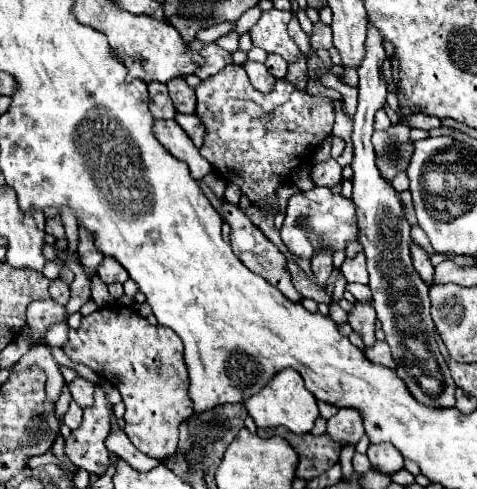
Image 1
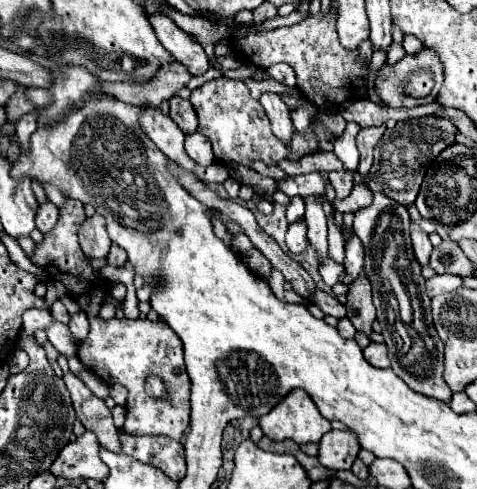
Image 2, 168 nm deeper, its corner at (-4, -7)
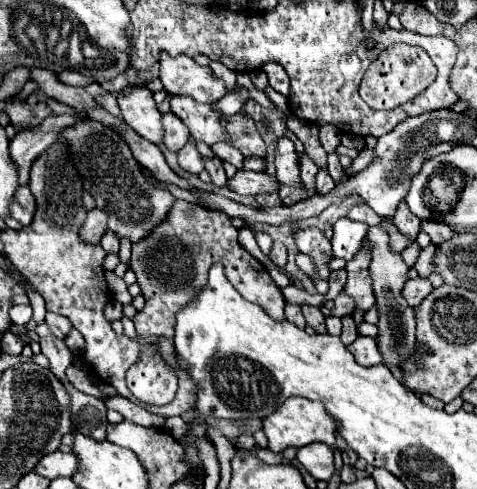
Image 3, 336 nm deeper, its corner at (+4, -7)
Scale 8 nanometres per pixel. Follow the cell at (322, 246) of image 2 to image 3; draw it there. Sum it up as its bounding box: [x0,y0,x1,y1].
[300,155,318,197]

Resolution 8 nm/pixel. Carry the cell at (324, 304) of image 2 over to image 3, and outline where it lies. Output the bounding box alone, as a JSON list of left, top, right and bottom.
[332,293,354,317]

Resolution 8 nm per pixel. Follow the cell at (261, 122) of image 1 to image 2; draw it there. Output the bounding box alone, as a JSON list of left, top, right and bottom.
[188,77,316,167]

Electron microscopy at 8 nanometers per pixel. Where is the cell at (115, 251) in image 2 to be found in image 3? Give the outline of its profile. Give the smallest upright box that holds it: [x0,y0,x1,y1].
[102,231,120,253]

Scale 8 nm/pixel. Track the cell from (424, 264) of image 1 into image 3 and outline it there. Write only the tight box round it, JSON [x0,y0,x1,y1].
[392,203,422,241]

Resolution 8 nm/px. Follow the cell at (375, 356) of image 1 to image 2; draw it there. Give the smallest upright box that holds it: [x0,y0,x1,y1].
[364,343,390,369]

